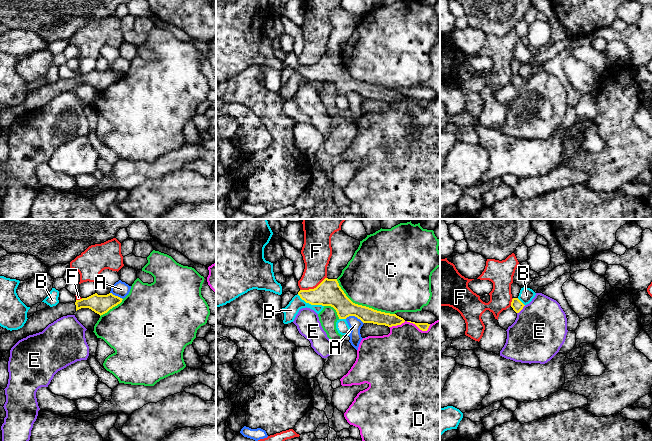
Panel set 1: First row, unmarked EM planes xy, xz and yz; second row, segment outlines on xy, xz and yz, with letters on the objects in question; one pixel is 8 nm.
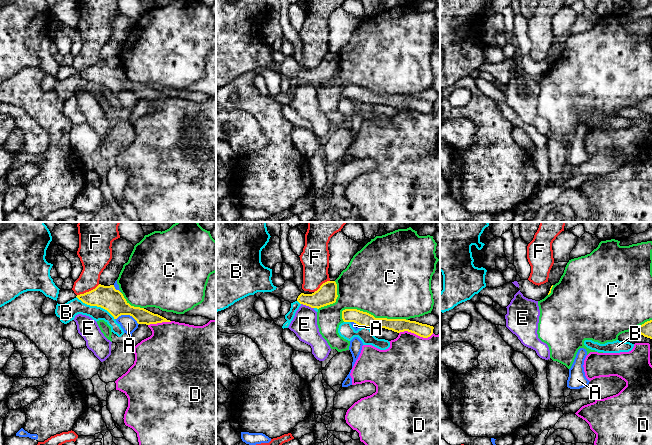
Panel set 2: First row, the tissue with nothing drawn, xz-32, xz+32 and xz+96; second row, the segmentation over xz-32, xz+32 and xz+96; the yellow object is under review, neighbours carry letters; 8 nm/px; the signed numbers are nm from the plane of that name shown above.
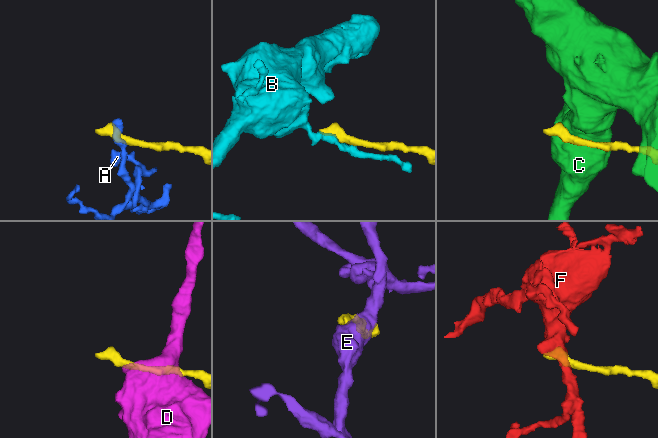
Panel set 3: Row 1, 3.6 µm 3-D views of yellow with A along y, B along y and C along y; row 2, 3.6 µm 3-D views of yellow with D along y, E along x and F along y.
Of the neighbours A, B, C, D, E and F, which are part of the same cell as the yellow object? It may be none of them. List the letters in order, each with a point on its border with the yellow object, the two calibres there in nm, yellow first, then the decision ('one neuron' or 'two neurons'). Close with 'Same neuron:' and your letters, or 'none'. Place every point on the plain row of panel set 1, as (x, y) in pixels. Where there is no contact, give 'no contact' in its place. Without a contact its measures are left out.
A: xz (354, 91) | 190/110 nm | two neurons
B: xz (310, 79) | 200/110 nm | two neurons
C: xz (361, 81) | 180/480 nm | two neurons
D: xz (410, 98) | 60/440 nm | two neurons
E: yz (521, 85) | 90/420 nm | two neurons
F: xz (314, 64) | 200/220 nm | two neurons
Same neuron: none

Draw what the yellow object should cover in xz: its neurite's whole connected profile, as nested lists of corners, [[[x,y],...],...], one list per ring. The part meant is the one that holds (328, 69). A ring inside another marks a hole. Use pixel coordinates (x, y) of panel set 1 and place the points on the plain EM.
[[[294,52],[286,54],[281,60],[282,69],[292,68],[299,71],[302,76],[311,81],[333,83],[339,95],[355,92],[363,99],[373,99],[388,103],[401,101],[405,96],[396,90],[385,89],[372,84],[353,79],[339,62],[337,55],[325,54],[316,64],[301,66],[298,56]]]

